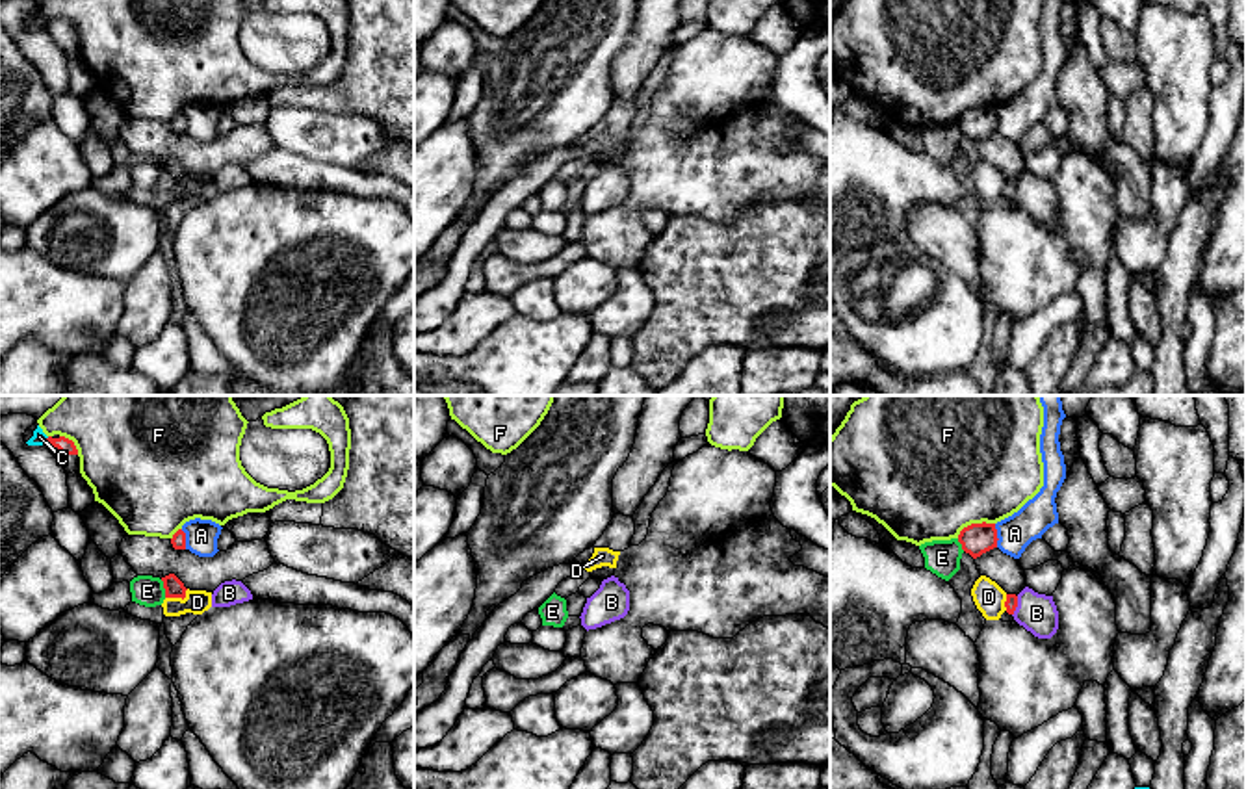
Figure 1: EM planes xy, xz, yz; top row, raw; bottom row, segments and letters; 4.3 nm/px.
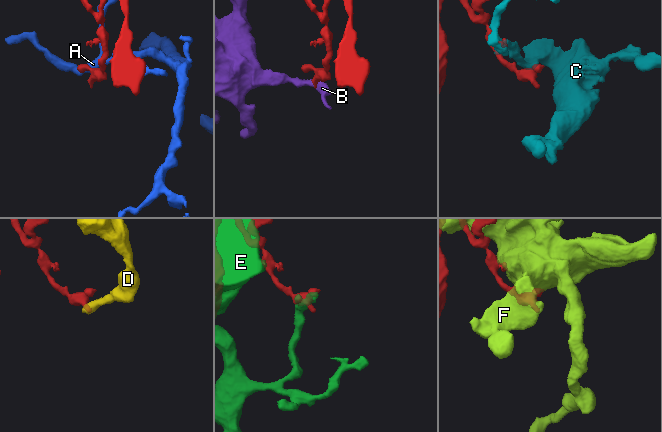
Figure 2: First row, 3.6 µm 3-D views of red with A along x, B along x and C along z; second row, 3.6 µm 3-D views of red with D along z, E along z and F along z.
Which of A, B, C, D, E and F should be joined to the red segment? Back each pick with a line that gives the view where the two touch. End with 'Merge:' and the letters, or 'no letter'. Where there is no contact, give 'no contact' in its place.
Merge: no letter

